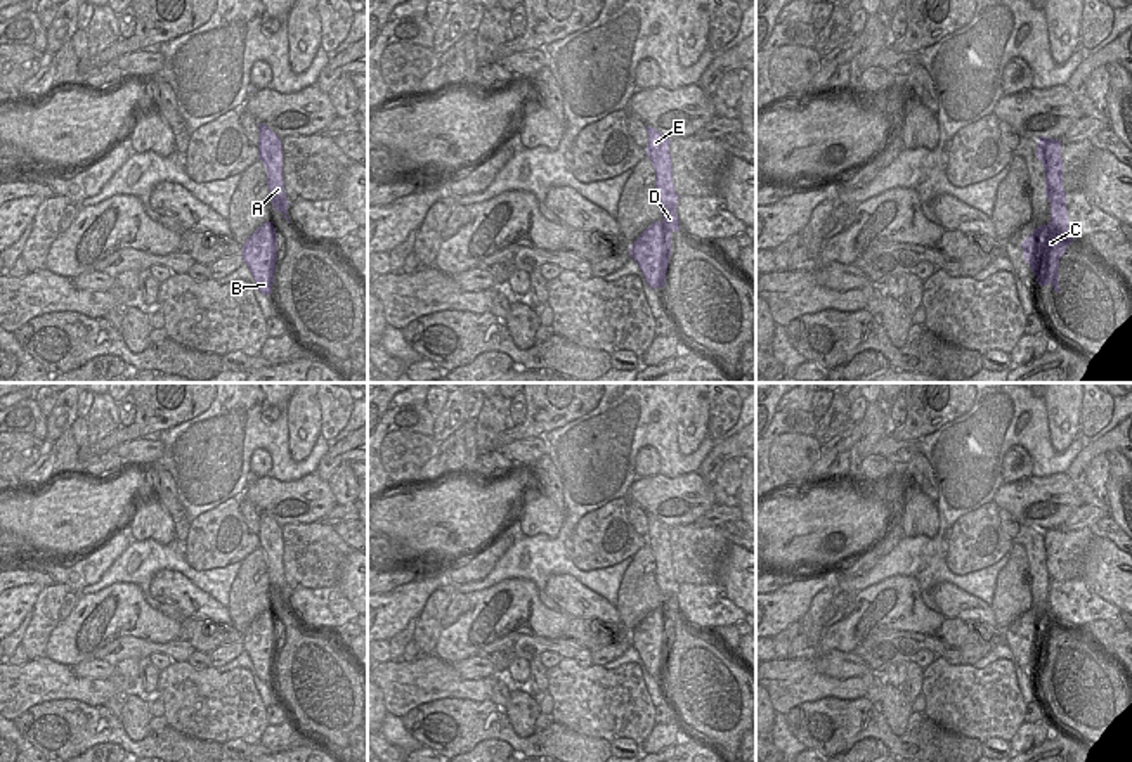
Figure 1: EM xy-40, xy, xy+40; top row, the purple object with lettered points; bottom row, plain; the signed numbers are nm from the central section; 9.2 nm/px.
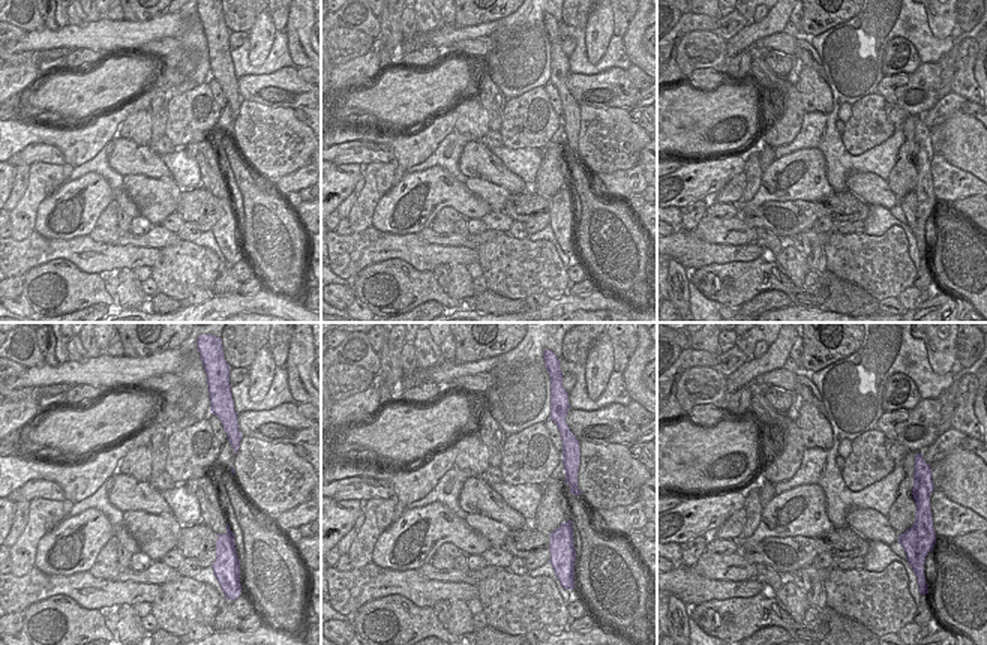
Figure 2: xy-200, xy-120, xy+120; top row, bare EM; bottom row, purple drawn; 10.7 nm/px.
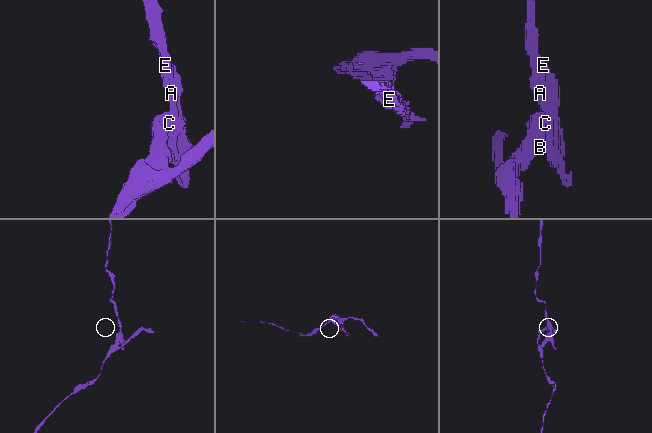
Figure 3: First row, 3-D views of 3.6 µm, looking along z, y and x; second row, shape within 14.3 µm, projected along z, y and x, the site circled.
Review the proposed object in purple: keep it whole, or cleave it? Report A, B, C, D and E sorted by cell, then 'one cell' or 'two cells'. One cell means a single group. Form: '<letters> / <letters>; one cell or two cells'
A C D E / B; two cells

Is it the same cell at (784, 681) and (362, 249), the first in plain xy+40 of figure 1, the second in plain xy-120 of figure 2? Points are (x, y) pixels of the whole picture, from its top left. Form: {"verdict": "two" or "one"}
{"verdict": "one"}

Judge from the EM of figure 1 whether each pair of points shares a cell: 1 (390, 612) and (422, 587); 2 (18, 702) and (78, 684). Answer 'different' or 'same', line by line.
1: same
2: same

